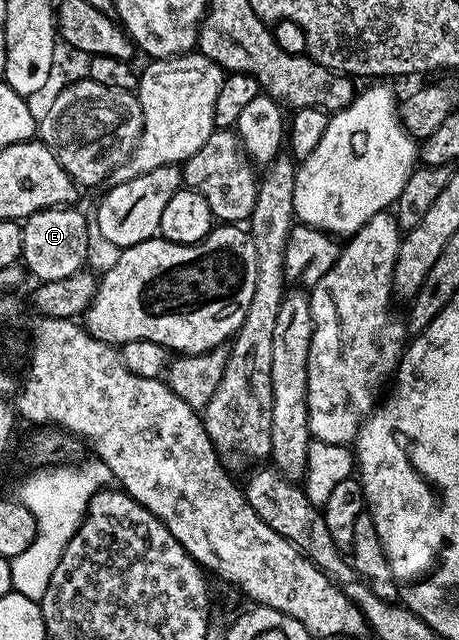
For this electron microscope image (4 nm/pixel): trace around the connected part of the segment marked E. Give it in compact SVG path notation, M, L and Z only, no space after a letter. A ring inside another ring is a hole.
M77 206L49 207L43 211L32 213L21 224L22 228L22 258L25 270L35 275L35 280L47 283L60 281L76 274L87 266L86 254L90 251L90 227L84 216L78 212Z

